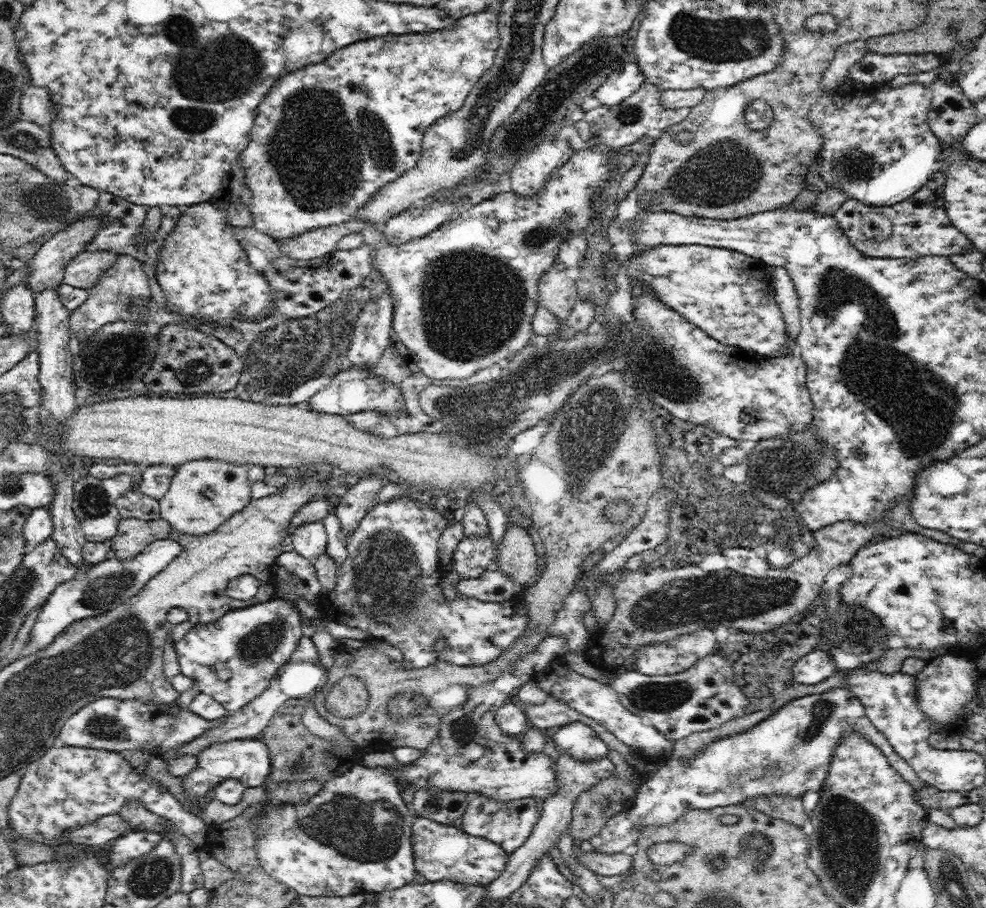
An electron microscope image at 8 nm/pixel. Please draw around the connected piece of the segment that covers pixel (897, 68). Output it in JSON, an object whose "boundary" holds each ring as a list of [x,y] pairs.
{"boundary":[[[868,51],[848,70],[848,77],[866,84],[891,81],[897,74],[917,75],[942,64],[942,57],[934,53],[881,55]]]}

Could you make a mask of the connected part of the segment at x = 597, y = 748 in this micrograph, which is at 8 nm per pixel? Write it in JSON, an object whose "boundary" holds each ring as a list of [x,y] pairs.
{"boundary":[[[582,722],[561,726],[549,737],[549,741],[558,752],[567,752],[574,760],[598,762],[608,757],[607,744],[593,728]]]}

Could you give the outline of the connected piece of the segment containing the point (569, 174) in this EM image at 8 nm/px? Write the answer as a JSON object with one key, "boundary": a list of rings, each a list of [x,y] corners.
{"boundary":[[[592,146],[592,148],[583,147],[581,150],[572,151],[564,161],[564,164],[546,180],[546,184],[542,186],[542,190],[538,190],[536,196],[530,196],[530,198],[522,198],[517,194],[514,194],[511,190],[509,192],[496,191],[496,195],[488,199],[484,199],[476,205],[470,206],[460,214],[459,218],[452,221],[446,226],[440,226],[436,231],[426,234],[424,237],[416,237],[409,242],[400,245],[390,245],[386,237],[382,235],[383,225],[372,225],[370,222],[361,222],[355,217],[347,220],[345,223],[330,226],[328,228],[312,228],[310,232],[304,232],[302,236],[296,236],[296,238],[290,238],[290,240],[277,240],[279,249],[281,252],[293,259],[306,260],[311,258],[318,258],[324,256],[326,253],[330,254],[336,248],[336,241],[338,236],[343,234],[350,234],[352,232],[360,232],[364,236],[364,243],[370,245],[374,249],[372,254],[372,267],[378,270],[385,278],[392,293],[392,299],[394,299],[394,316],[392,318],[392,328],[397,332],[399,339],[402,340],[410,356],[416,361],[418,368],[422,370],[422,373],[430,379],[469,379],[480,372],[480,370],[488,369],[489,366],[499,364],[503,366],[508,362],[514,353],[521,351],[528,343],[530,338],[533,337],[534,332],[532,330],[531,320],[534,316],[536,307],[539,305],[539,284],[538,280],[541,276],[549,270],[554,264],[554,258],[558,255],[559,246],[562,242],[566,242],[566,239],[572,234],[583,234],[587,228],[587,224],[591,219],[591,205],[592,198],[596,194],[598,188],[603,188],[604,184],[608,182],[610,178],[611,170],[613,168],[609,164],[609,151],[613,152],[610,148],[603,146]]]}

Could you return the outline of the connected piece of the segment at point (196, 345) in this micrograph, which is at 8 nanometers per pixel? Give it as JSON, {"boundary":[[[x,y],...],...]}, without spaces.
{"boundary":[[[181,322],[166,324],[158,333],[158,350],[150,371],[143,379],[143,392],[154,396],[202,397],[209,392],[228,392],[236,388],[245,362],[232,347],[221,340],[190,328]]]}

